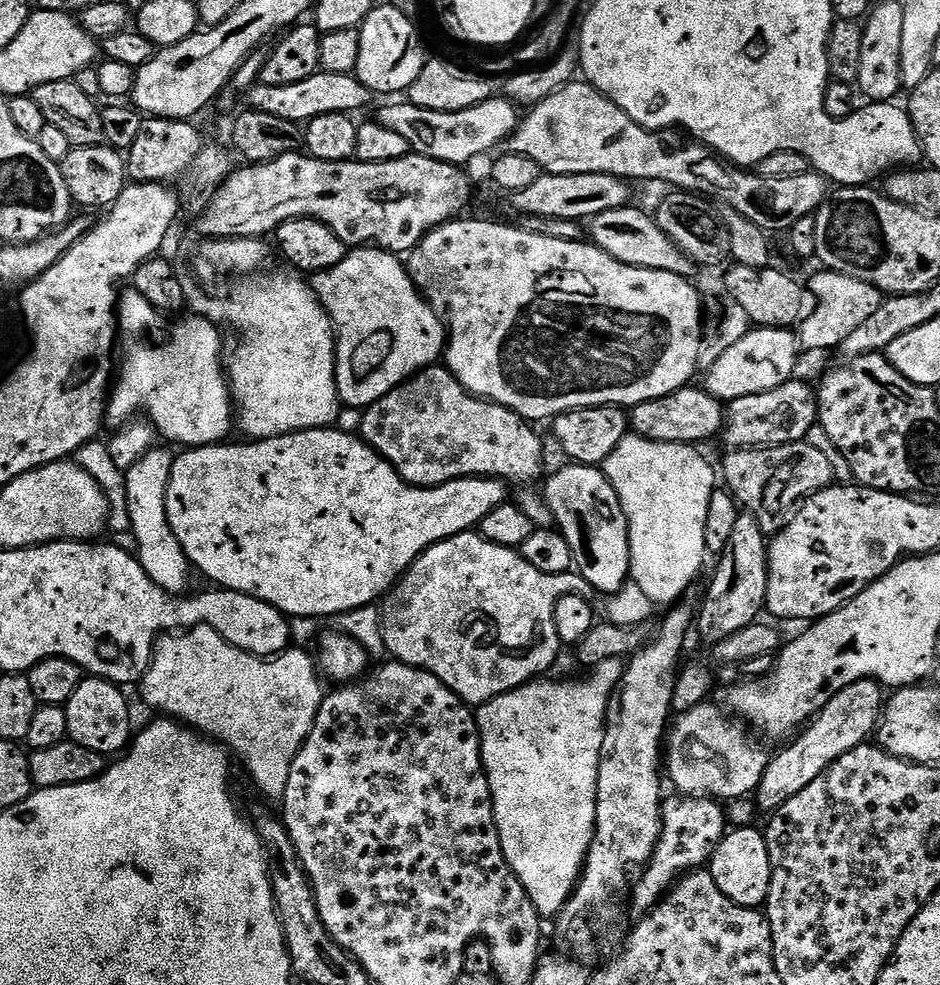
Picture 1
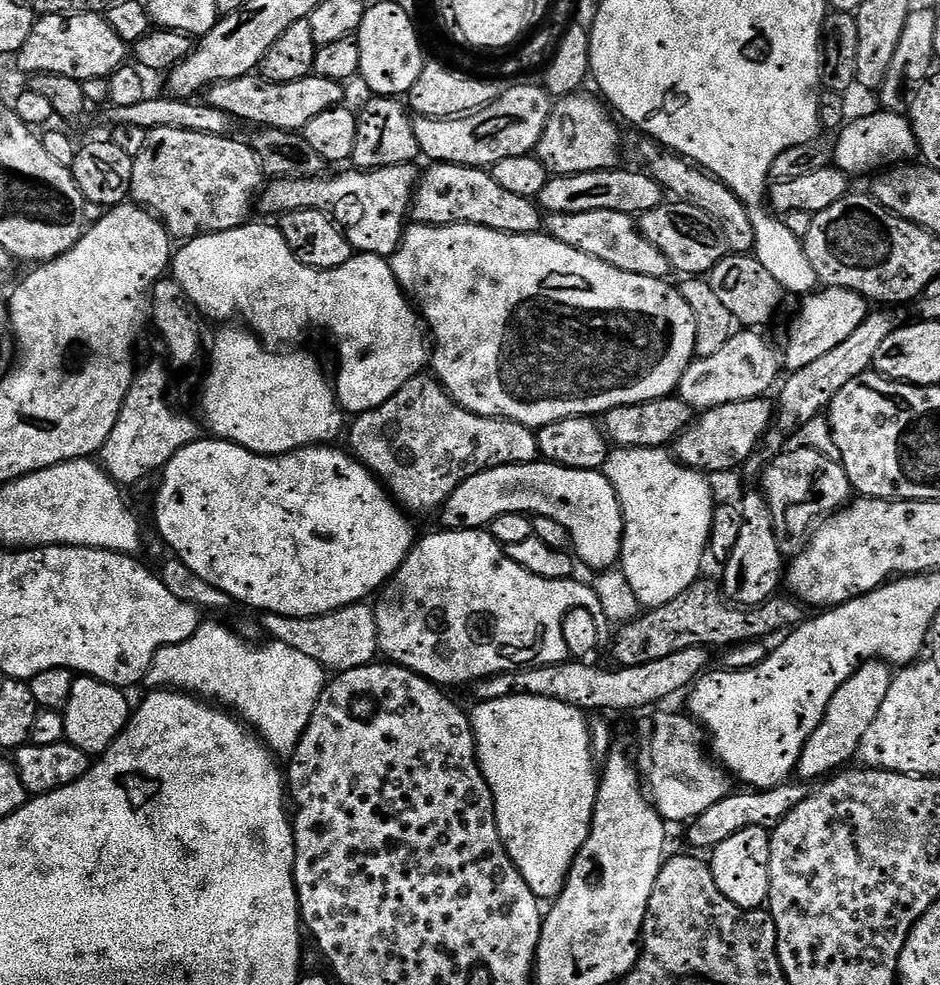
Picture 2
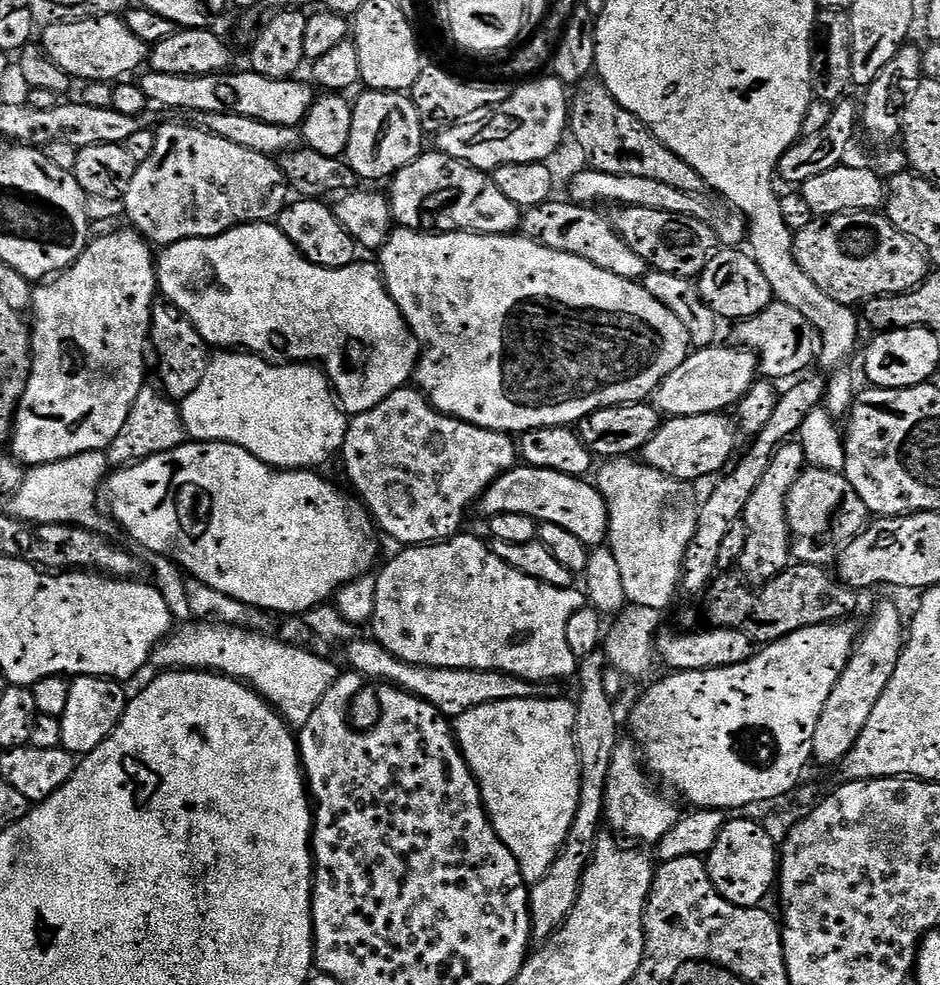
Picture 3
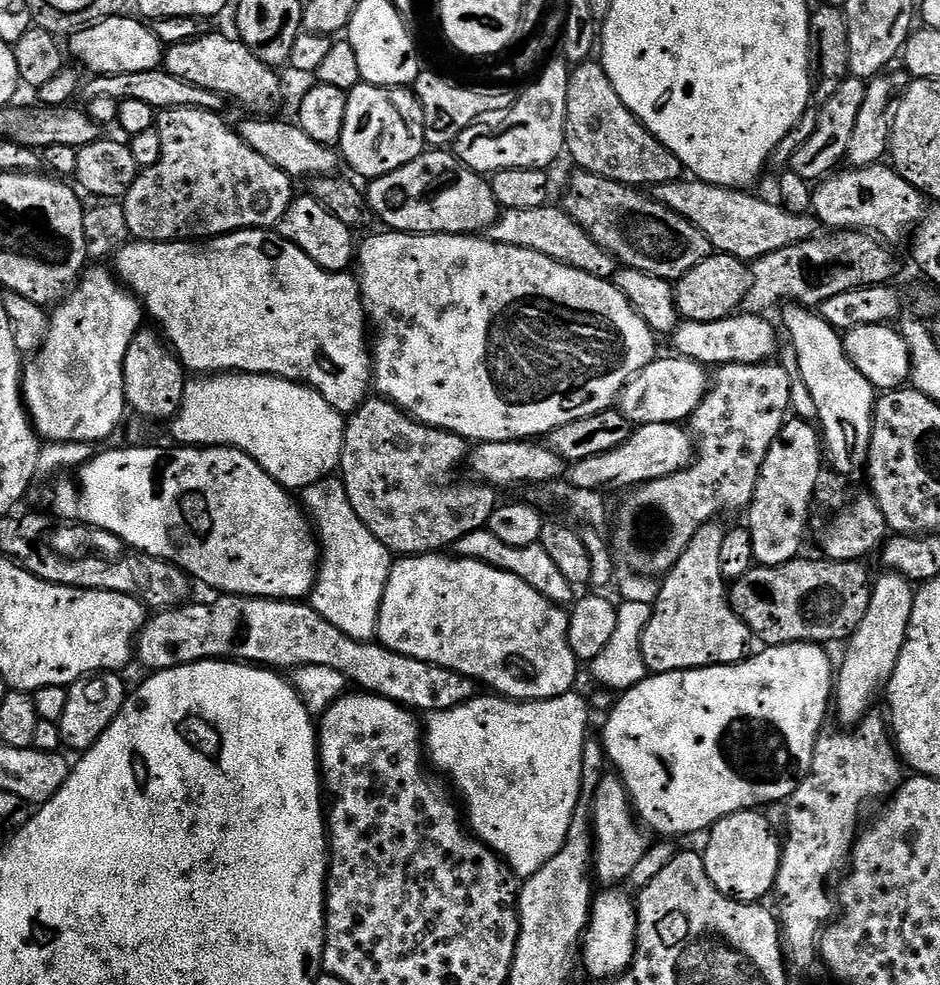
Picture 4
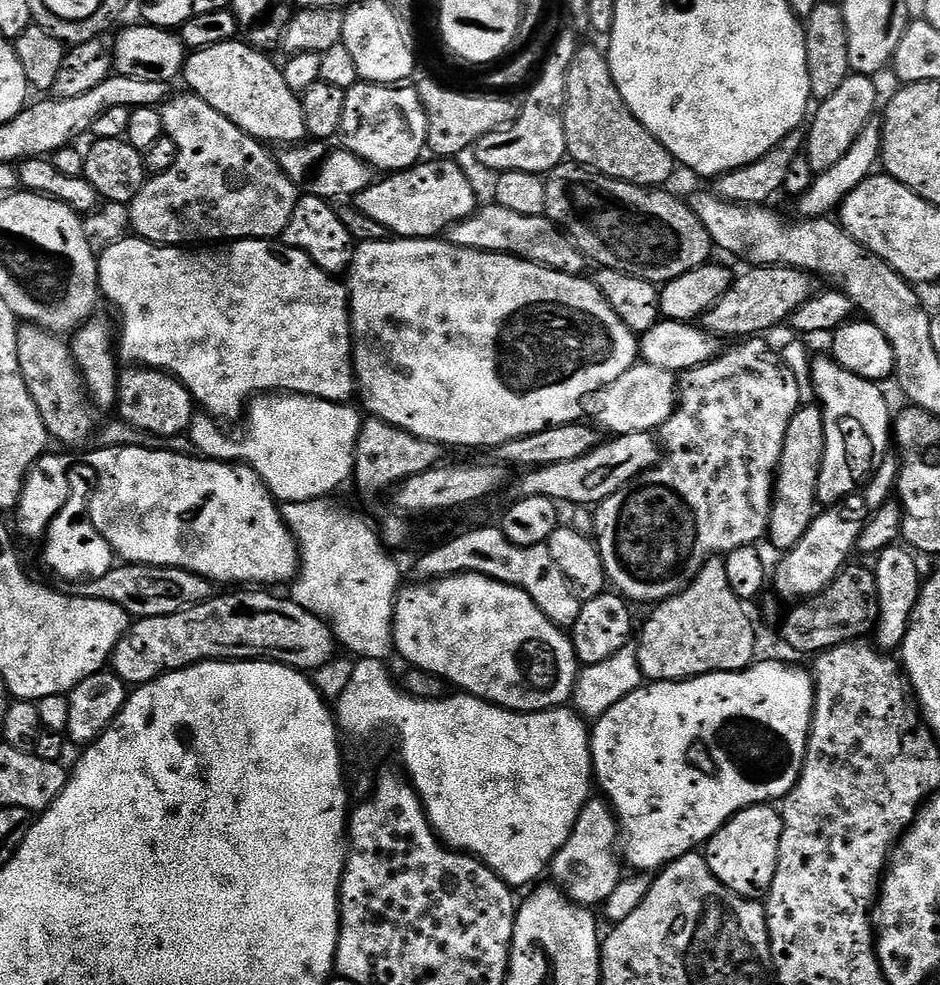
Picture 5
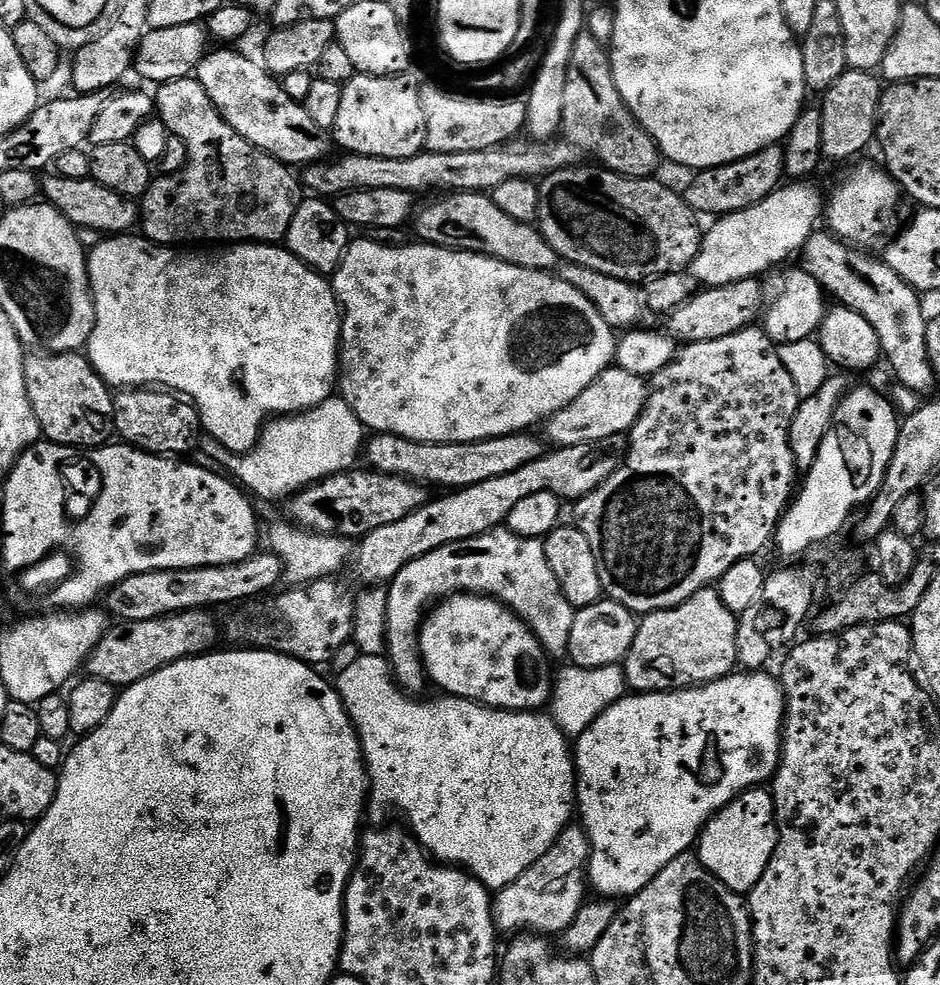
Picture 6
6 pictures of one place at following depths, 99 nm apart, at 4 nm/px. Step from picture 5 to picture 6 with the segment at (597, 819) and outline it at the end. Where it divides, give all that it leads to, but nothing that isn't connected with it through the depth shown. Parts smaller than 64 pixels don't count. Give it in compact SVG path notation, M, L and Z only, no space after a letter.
M580 826L565 828L564 833L552 843L550 850L546 850L546 854L542 854L542 858L538 858L538 862L534 862L534 866L526 870L526 874L522 874L514 882L510 882L510 886L501 888L495 893L494 915L497 929L501 933L539 934L545 938L552 938L555 932L556 935L564 933L574 922L574 918L578 918L578 910L586 903L584 884L586 888L589 883L588 858L591 855L592 848L588 844L587 831Z

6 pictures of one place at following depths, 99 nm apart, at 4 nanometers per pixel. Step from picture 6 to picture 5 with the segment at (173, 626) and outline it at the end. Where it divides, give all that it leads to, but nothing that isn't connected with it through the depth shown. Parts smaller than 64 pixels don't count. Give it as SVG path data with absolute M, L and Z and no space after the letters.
M236 590L229 596L213 595L211 600L183 608L180 612L166 614L162 618L146 618L129 623L127 632L118 642L110 661L111 671L128 686L149 684L165 672L177 672L205 660L239 660L259 654L264 658L275 658L290 668L315 670L333 659L338 641L333 630L320 616L304 609L291 598L271 596L268 590Z

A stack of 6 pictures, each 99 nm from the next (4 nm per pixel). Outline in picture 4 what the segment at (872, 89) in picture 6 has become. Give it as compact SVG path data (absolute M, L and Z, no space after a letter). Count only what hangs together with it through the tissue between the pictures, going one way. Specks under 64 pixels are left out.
M849 75L834 91L827 93L825 100L828 101L820 108L816 129L801 142L800 149L792 156L790 170L798 178L809 182L819 181L837 167L835 164L839 160L843 161L847 157L850 138L854 134L854 122L858 122L858 110L862 110L862 102L867 93L867 83L854 75Z

